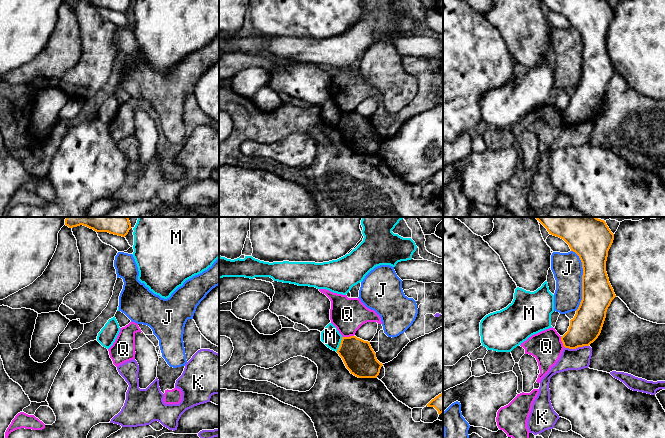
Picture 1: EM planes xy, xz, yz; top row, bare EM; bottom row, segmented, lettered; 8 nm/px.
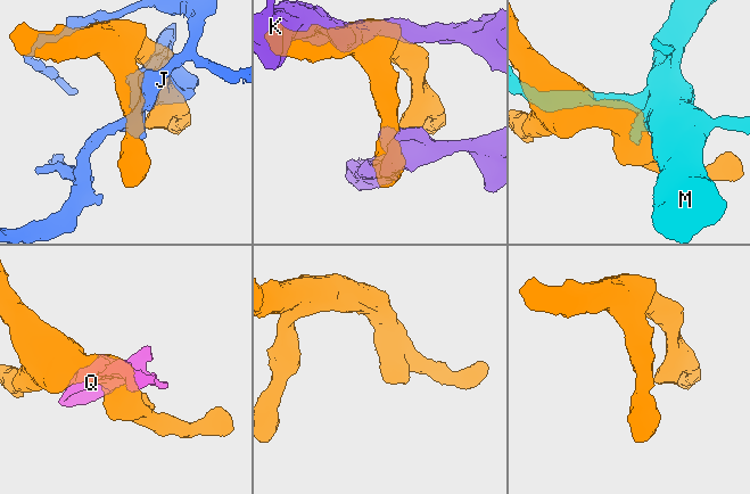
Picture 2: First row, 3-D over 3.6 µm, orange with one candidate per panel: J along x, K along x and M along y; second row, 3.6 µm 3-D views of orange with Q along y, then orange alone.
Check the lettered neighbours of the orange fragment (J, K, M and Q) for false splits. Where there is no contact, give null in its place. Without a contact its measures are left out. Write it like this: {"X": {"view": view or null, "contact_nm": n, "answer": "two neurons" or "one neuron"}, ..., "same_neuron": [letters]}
{"J": {"view": "yz", "contact_nm": 480, "answer": "two neurons"}, "K": {"view": "yz", "contact_nm": 200, "answer": "two neurons"}, "M": {"view": "xz", "contact_nm": 130, "answer": "two neurons"}, "Q": {"view": "xz", "contact_nm": 100, "answer": "two neurons"}, "same_neuron": []}

